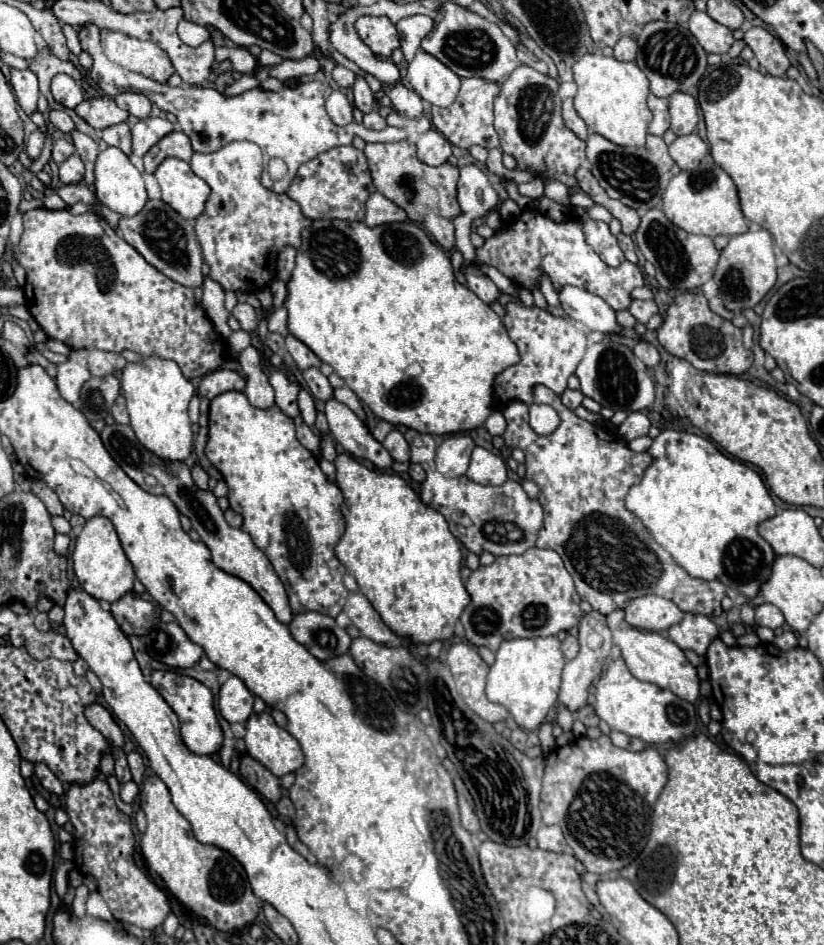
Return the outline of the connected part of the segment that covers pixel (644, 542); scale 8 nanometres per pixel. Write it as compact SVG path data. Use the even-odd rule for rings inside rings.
M545 385L533 387L533 401L551 405L559 413L559 427L551 435L537 435L529 425L529 407L521 401L511 401L501 409L507 421L503 439L507 447L519 447L525 453L525 479L533 479L539 487L537 501L545 511L545 523L537 547L553 549L561 555L579 597L603 615L623 609L631 599L649 593L671 599L685 613L721 615L721 599L731 595L731 589L721 581L689 577L687 571L655 543L641 519L625 507L629 487L641 481L653 457L649 457L647 451L631 451L625 441L609 433L605 425L579 419L575 411L565 407L561 397Z

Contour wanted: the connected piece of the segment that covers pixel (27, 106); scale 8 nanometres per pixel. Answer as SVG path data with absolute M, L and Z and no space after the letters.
M11 67L11 79L9 79L13 93L23 107L27 115L37 111L37 99L39 99L39 87L37 87L37 75L33 71L19 71Z

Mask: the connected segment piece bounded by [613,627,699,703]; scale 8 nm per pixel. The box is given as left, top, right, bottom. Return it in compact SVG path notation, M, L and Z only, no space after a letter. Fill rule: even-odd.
M619 627L613 631L613 643L621 649L621 655L629 671L647 683L655 683L663 689L671 689L677 697L695 703L699 699L699 677L695 665L691 665L685 653L669 641L665 635L655 631L641 631L637 627Z

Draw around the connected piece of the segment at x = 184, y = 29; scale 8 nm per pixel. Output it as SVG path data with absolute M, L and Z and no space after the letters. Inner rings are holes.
M181 21L177 33L179 33L181 41L187 43L189 47L199 47L203 41L209 39L209 31L205 27L195 25L195 23L189 23L189 21Z

